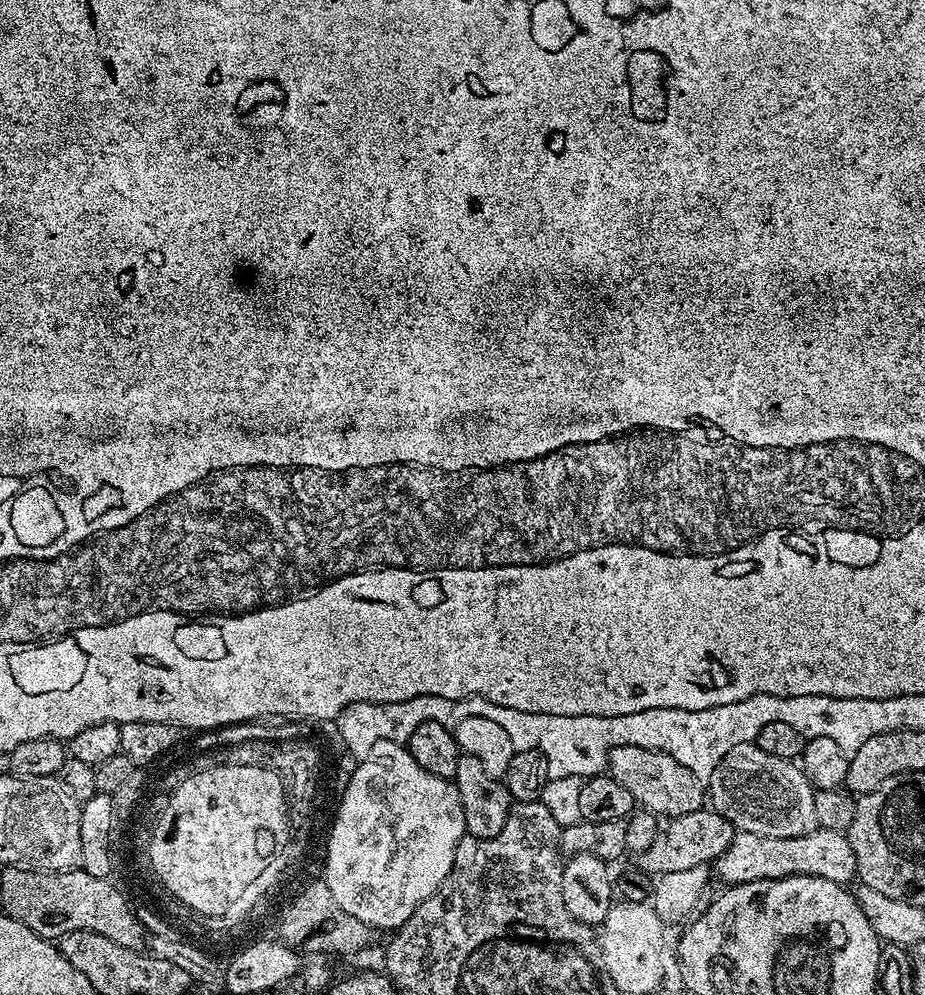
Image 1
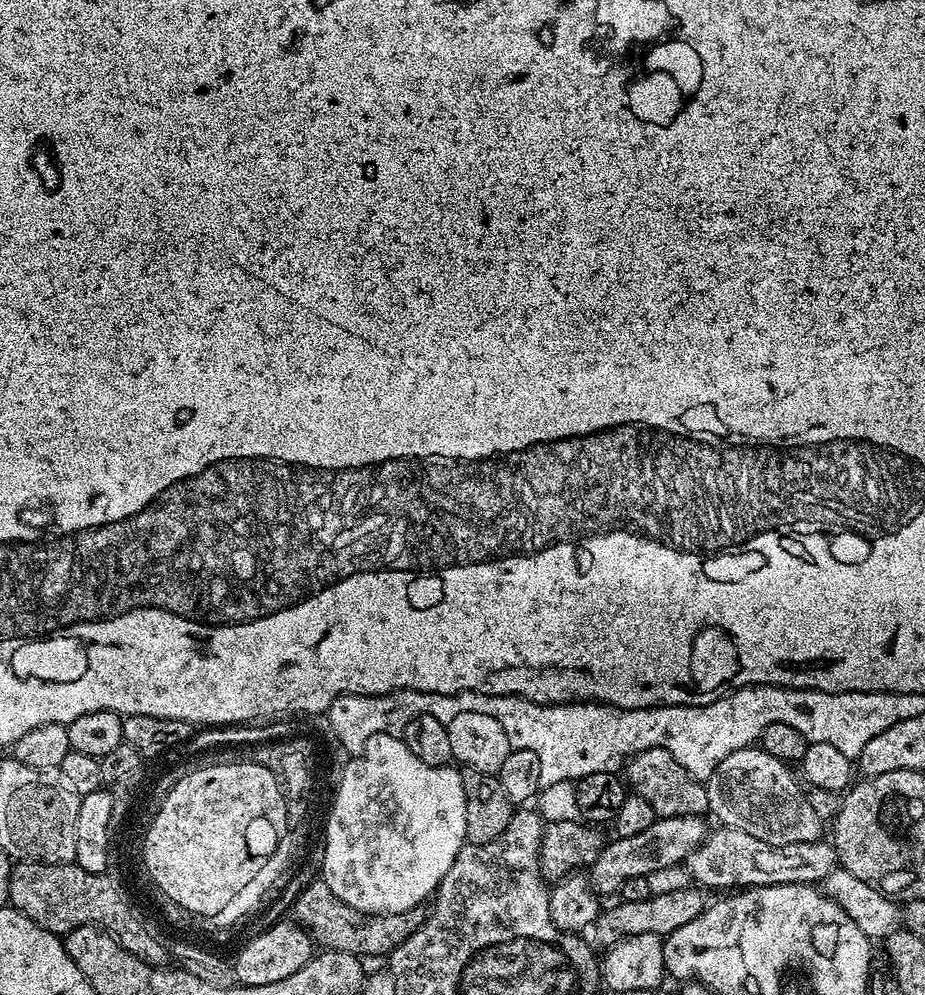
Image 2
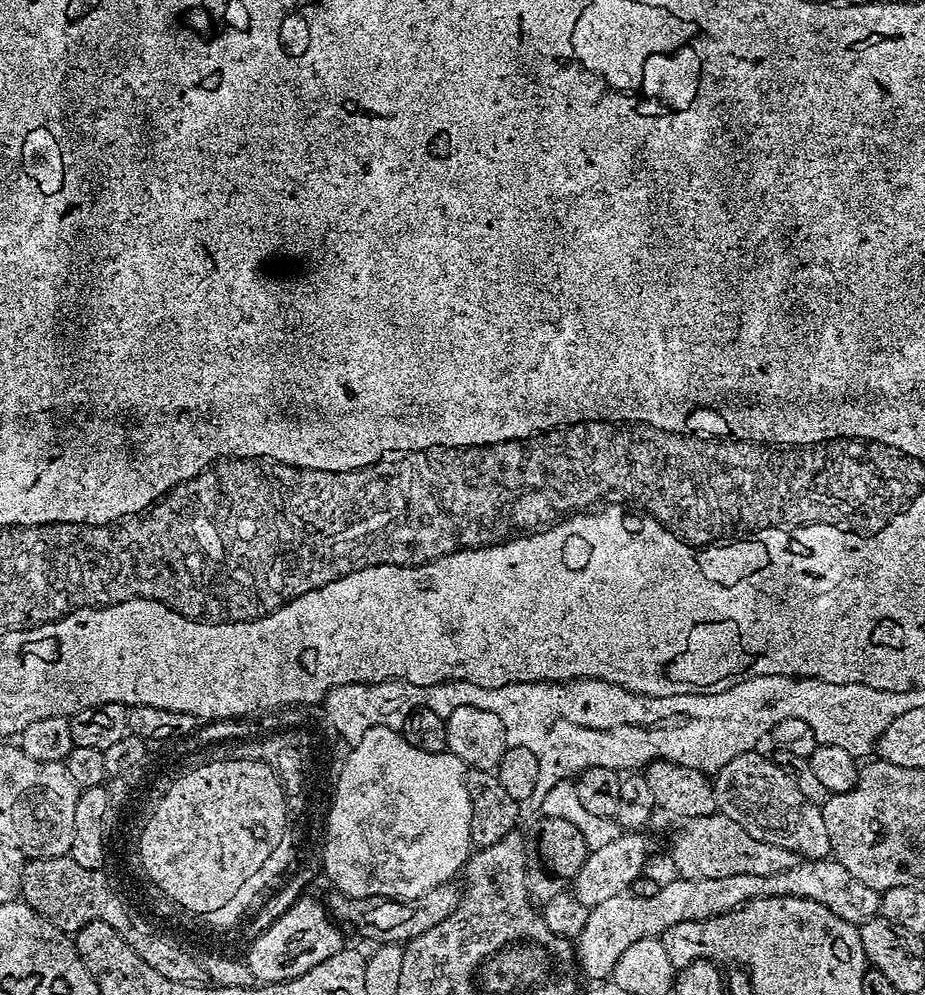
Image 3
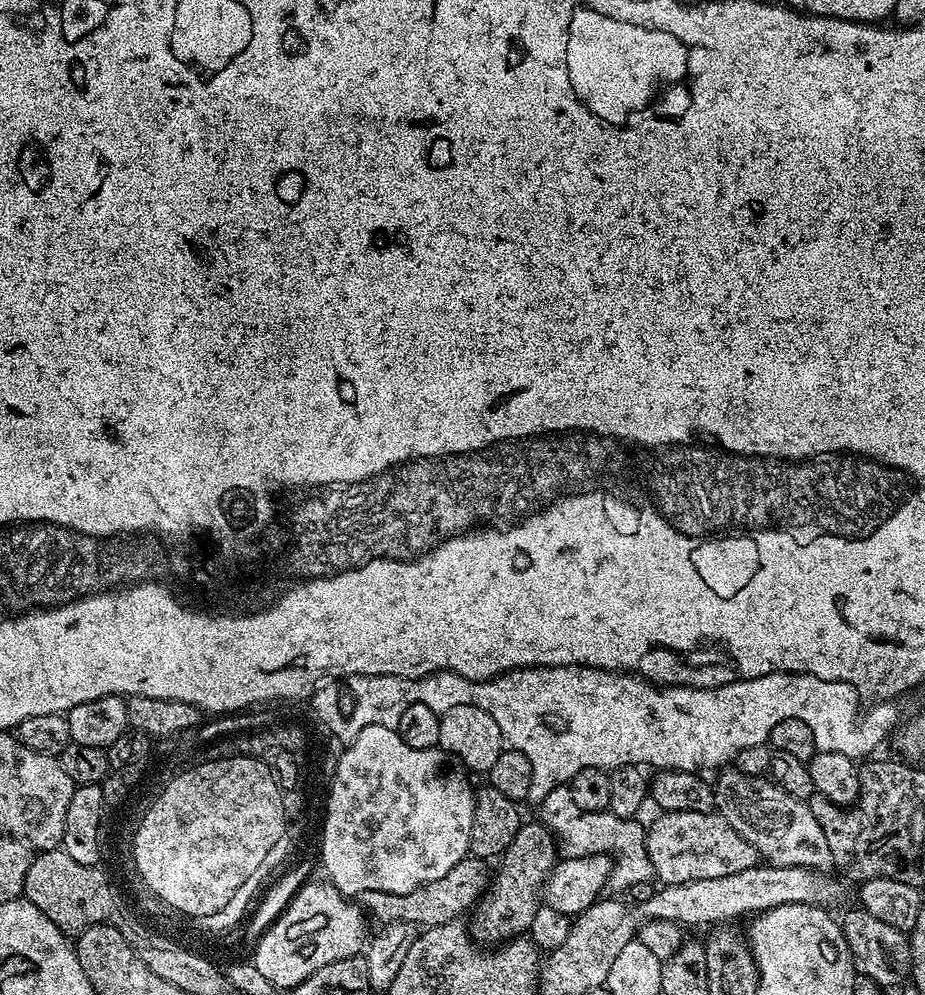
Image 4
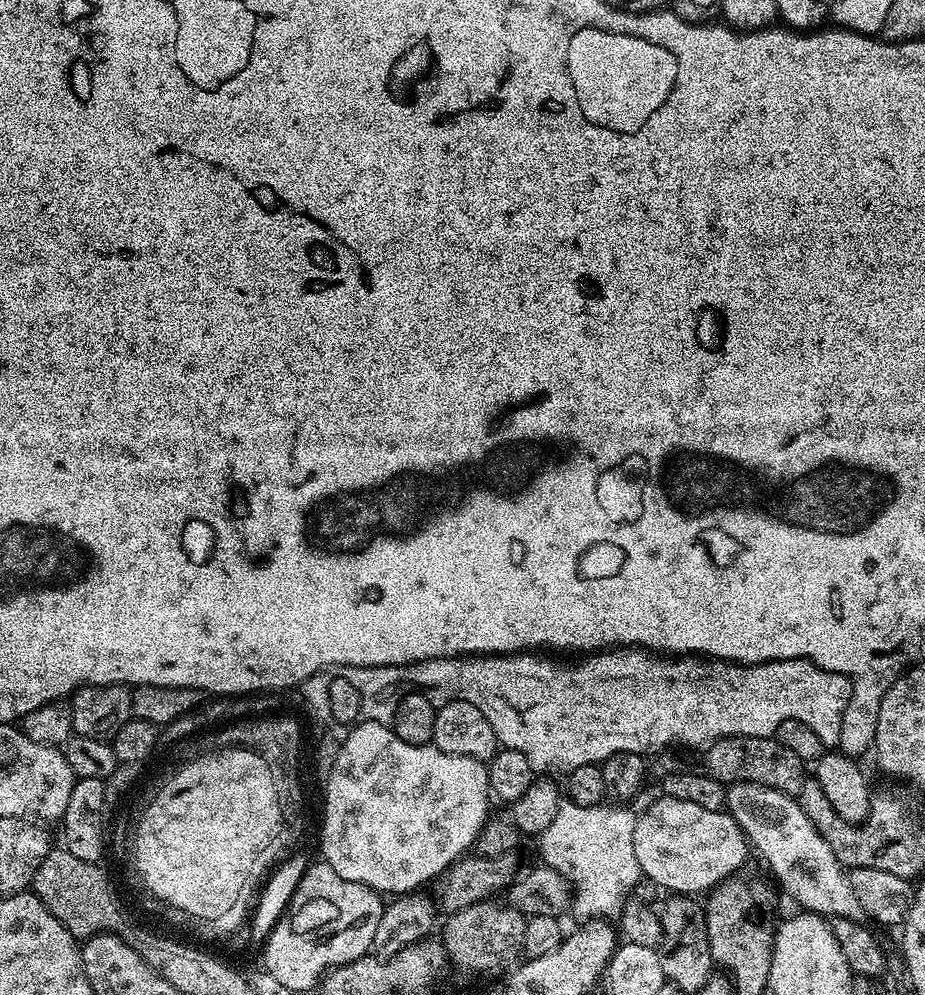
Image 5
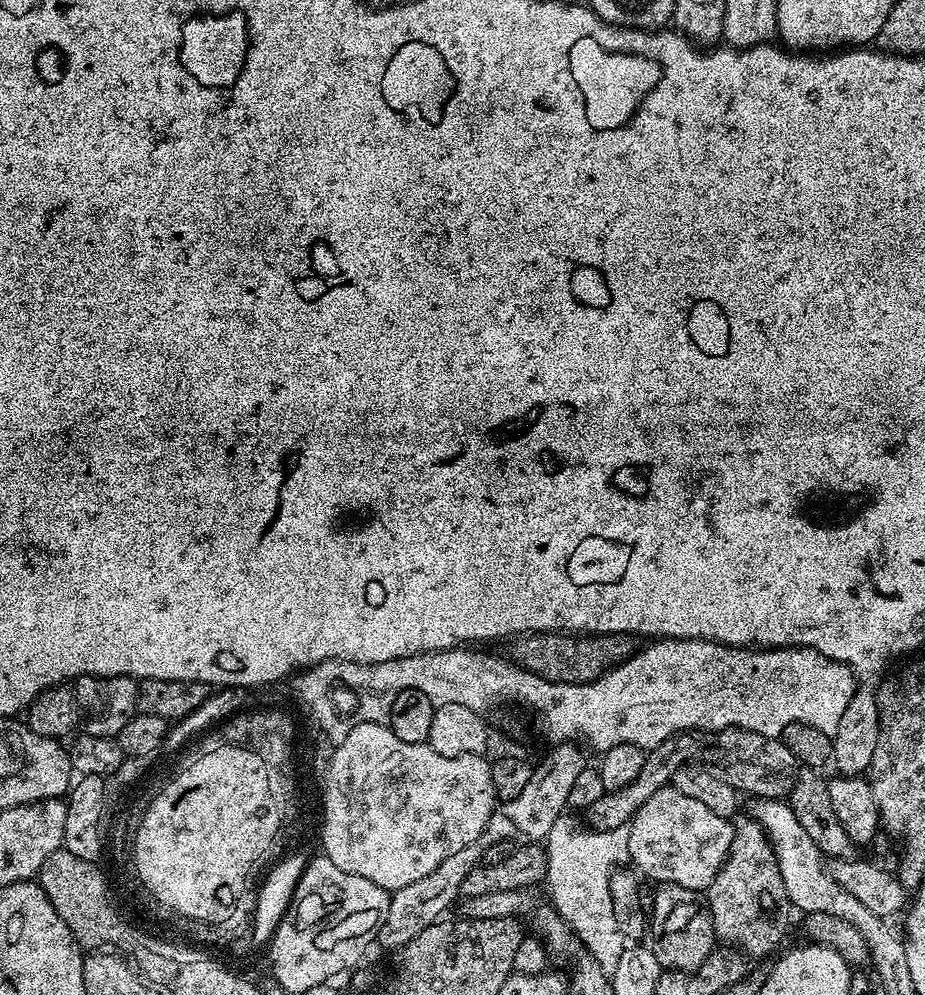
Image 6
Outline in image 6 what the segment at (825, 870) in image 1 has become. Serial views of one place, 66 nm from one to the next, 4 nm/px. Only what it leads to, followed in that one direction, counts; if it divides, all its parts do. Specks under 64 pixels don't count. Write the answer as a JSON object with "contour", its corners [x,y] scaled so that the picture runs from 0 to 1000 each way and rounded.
{"contour":[[[725,790],[703,798],[678,833],[679,858],[689,877],[697,876],[708,886],[742,890],[751,896],[770,889],[794,846],[794,828],[788,821],[772,818],[755,802]]]}

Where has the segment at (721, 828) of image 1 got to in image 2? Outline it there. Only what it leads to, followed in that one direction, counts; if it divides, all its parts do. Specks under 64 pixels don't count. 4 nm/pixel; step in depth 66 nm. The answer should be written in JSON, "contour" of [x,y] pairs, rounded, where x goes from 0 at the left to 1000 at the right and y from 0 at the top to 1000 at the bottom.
{"contour":[[[716,820],[710,822],[703,830],[698,830],[698,834],[694,834],[694,838],[685,838],[685,842],[666,842],[662,845],[654,847],[653,853],[646,858],[646,862],[638,870],[638,887],[645,897],[653,898],[653,896],[665,897],[672,886],[677,886],[677,882],[690,882],[691,880],[702,881],[709,875],[720,874],[721,872],[729,872],[738,869],[743,865],[744,859],[761,845],[762,840],[765,839],[768,832],[766,829],[761,829],[763,826],[761,820]]]}

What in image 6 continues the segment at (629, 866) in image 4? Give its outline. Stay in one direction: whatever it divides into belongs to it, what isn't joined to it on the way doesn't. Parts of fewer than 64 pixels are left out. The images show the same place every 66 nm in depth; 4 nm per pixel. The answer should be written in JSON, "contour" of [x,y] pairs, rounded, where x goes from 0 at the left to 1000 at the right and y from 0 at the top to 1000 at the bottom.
{"contour":[[[614,823],[599,826],[590,845],[590,889],[597,899],[595,909],[627,942],[632,954],[639,955],[640,962],[654,975],[659,975],[668,971],[668,963],[672,963],[677,952],[677,943],[668,931],[668,923],[664,923],[659,882],[680,863],[679,833],[672,831],[645,836],[631,830],[623,832],[622,826]]]}

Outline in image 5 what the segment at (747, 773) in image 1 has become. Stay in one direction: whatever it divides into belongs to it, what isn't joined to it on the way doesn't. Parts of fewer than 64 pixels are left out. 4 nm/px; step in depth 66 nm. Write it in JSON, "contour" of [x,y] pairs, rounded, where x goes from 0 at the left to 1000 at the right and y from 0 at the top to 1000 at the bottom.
{"contour":[[[798,784],[786,789],[785,814],[798,826],[816,859],[818,856],[830,867],[849,898],[865,909],[861,911],[892,923],[935,924],[932,907],[928,907],[928,898],[923,898],[917,885],[917,876],[902,862],[902,854],[884,838],[880,826],[871,822],[864,803],[813,784]]]}

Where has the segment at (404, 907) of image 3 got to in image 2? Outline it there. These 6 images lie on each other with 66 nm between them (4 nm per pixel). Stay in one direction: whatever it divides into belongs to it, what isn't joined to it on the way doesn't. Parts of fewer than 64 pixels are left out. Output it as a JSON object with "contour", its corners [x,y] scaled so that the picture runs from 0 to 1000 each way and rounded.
{"contour":[[[342,882],[331,889],[324,896],[318,909],[314,913],[319,928],[323,929],[330,937],[334,938],[347,954],[360,957],[377,957],[381,961],[397,963],[397,961],[418,962],[452,931],[459,923],[461,917],[457,912],[445,913],[435,919],[417,919],[416,921],[398,921],[394,917],[383,915],[383,911],[374,911],[352,890],[349,883]]]}

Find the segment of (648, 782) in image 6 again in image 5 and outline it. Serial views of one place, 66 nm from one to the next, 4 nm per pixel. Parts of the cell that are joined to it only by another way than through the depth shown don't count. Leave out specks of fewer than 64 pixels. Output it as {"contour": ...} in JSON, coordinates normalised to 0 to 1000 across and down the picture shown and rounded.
{"contour":[[[784,740],[764,753],[769,779],[783,786],[813,784],[829,792],[837,792],[851,800],[862,801],[874,782],[871,766],[855,757],[837,742],[828,740]]]}

